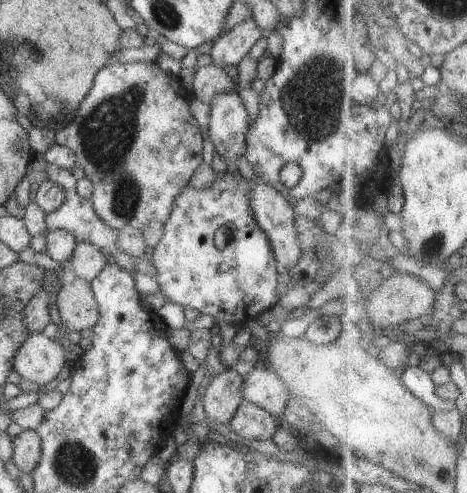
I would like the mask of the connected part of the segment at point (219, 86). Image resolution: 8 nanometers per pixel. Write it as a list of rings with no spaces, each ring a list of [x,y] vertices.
[[[211,63],[208,66],[196,68],[191,88],[191,94],[201,103],[209,106],[217,94],[230,92],[234,84],[232,78],[229,78],[221,67]]]

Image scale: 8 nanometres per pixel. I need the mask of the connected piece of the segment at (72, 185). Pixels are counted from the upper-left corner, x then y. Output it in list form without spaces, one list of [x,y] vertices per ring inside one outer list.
[[[49,165],[46,167],[47,177],[64,189],[65,199],[60,208],[54,212],[45,213],[46,228],[48,231],[62,229],[72,233],[77,242],[90,243],[107,258],[110,262],[117,264],[119,268],[125,270],[129,275],[135,274],[134,260],[129,254],[123,253],[123,250],[117,247],[117,231],[107,227],[96,215],[92,205],[88,200],[84,200],[77,195],[75,178],[69,171],[59,169]]]

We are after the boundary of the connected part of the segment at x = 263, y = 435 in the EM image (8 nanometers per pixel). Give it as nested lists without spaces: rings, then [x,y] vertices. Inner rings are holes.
[[[243,400],[227,427],[242,439],[264,441],[273,437],[279,422],[262,407]]]

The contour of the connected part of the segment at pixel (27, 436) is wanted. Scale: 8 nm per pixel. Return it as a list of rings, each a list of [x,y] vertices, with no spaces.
[[[23,429],[22,432],[9,439],[12,444],[12,463],[19,470],[18,473],[23,473],[25,475],[31,475],[35,466],[39,463],[41,457],[41,442],[40,437],[37,435],[36,431]]]

